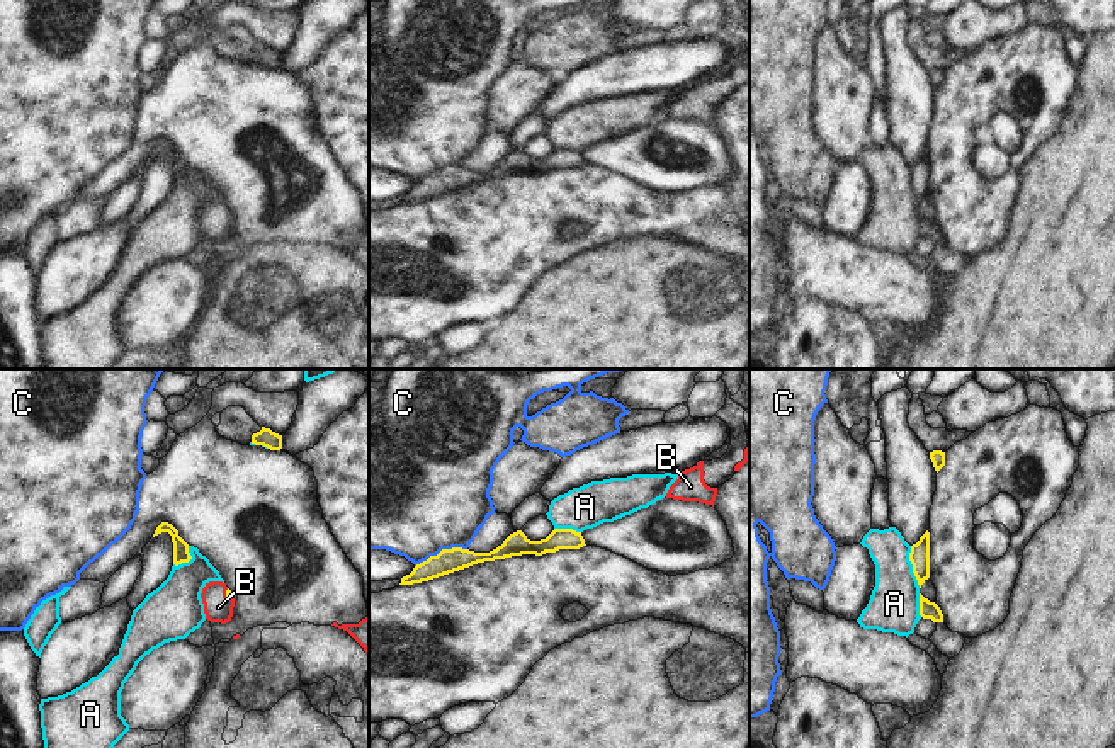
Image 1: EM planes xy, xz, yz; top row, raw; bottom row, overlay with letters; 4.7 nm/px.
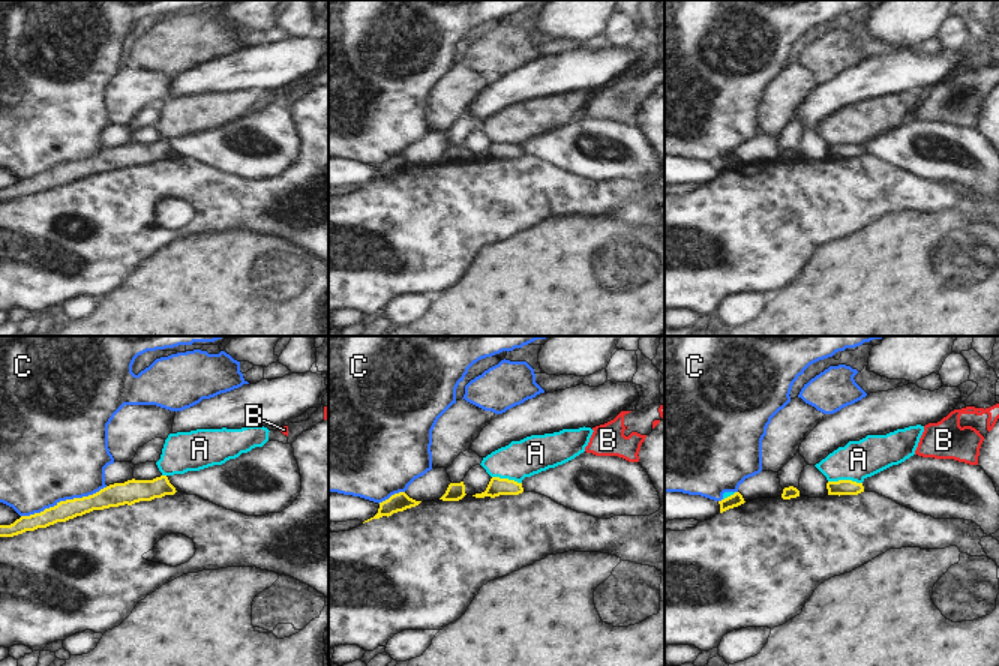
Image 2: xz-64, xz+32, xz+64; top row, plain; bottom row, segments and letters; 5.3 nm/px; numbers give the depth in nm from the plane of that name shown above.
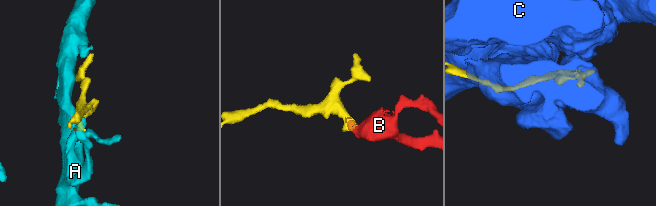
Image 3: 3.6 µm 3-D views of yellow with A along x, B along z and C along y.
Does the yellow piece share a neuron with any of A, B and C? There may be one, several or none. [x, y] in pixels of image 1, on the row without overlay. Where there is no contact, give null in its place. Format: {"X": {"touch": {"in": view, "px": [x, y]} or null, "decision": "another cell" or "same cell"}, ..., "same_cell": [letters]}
{"A": {"touch": {"in": "yz", "px": [913, 186]}, "decision": "another cell"}, "B": {"touch": {"in": "xy", "px": [226, 215]}, "decision": "same cell"}, "C": {"touch": {"in": "xz", "px": [442, 169]}, "decision": "another cell"}, "same_cell": ["B"]}

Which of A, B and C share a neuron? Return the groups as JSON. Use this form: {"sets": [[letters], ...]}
{"sets": [["A"], ["B"], ["C"]]}

